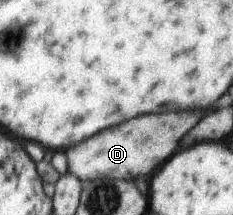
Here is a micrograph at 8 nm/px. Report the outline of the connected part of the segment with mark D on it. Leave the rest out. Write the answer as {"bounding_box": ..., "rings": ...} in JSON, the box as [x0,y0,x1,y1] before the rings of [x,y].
{"bounding_box":[66,112,201,181],"rings":[[[169,112],[169,114],[151,114],[131,120],[129,124],[109,128],[99,132],[92,139],[77,144],[66,152],[69,170],[77,174],[82,181],[99,179],[147,179],[163,168],[179,148],[181,138],[197,126],[201,112]]]}

